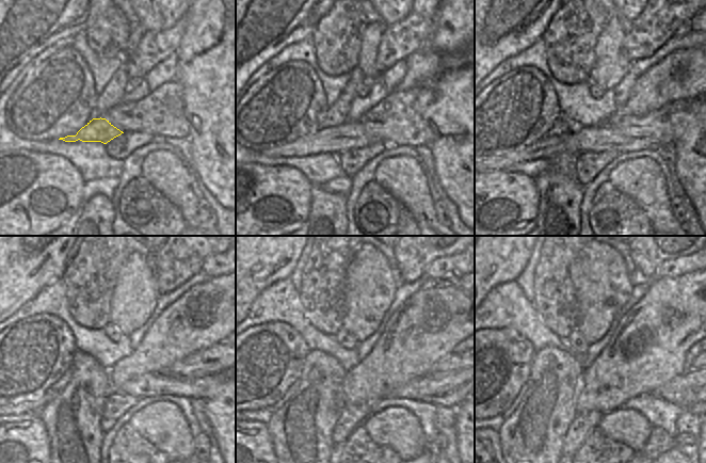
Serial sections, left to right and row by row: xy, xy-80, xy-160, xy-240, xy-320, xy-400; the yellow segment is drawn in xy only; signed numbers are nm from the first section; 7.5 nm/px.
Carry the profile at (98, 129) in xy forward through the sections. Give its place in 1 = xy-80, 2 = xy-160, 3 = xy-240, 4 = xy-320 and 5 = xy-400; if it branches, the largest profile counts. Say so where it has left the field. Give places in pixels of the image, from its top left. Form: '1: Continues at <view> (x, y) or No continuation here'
1: Continues at xy-80 (350, 134)
2: Continues at xy-160 (598, 138)
3: Continues at xy-240 (145, 385)
4: Continues at xy-320 (449, 389)
5: Continues at xy-400 (682, 390).

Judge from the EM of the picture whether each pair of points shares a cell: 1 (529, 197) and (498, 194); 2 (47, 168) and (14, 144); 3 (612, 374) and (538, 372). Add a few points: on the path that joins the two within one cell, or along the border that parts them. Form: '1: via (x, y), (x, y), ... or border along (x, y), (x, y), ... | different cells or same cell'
1: via (522, 197), (506, 196) | same cell
2: border along (11, 149), (28, 149), (47, 155) | different cells
3: border along (584, 368), (577, 398) | different cells

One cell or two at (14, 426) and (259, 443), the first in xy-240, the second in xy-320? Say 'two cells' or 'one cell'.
one cell

